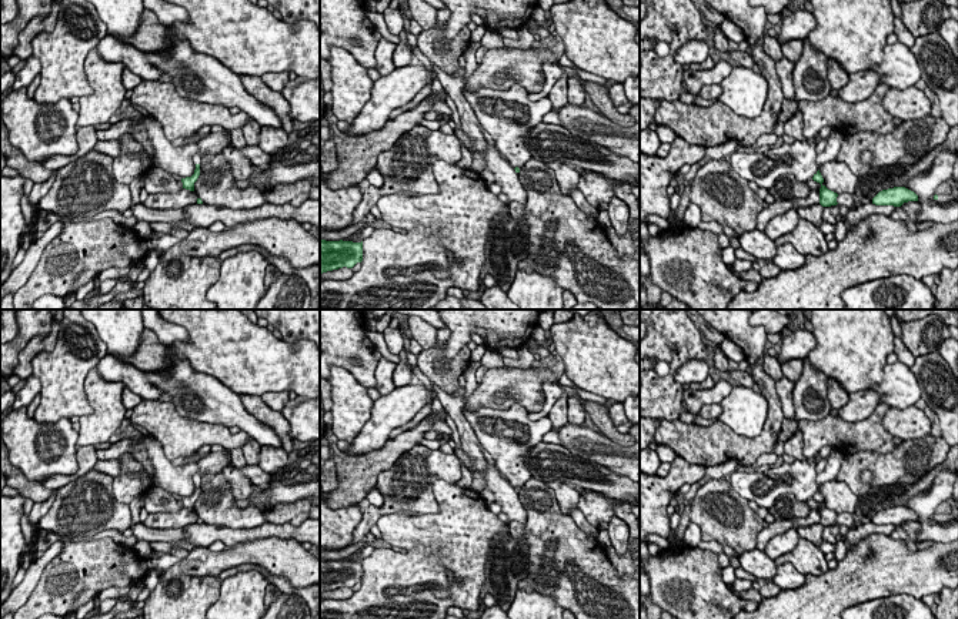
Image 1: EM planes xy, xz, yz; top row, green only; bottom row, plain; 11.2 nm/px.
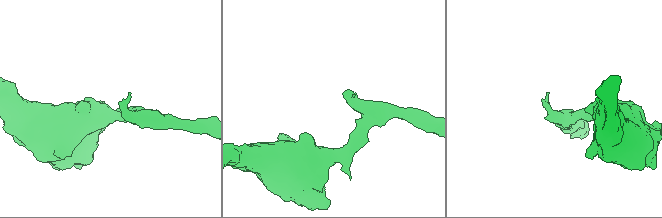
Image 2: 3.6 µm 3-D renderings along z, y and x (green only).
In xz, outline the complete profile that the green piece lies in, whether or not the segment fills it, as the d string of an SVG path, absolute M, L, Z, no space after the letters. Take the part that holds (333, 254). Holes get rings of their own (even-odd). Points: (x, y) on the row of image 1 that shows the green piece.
M320 238L320 274L363 261L363 241L326 241Z

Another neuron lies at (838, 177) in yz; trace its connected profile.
M828 161L818 165L825 187L837 194L852 194L858 175L845 163Z

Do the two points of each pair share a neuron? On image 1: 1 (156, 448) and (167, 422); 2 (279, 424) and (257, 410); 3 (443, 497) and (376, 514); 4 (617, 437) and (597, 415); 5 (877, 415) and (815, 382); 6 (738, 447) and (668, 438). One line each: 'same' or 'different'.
1: different
2: same
3: different
4: same
5: different
6: same

